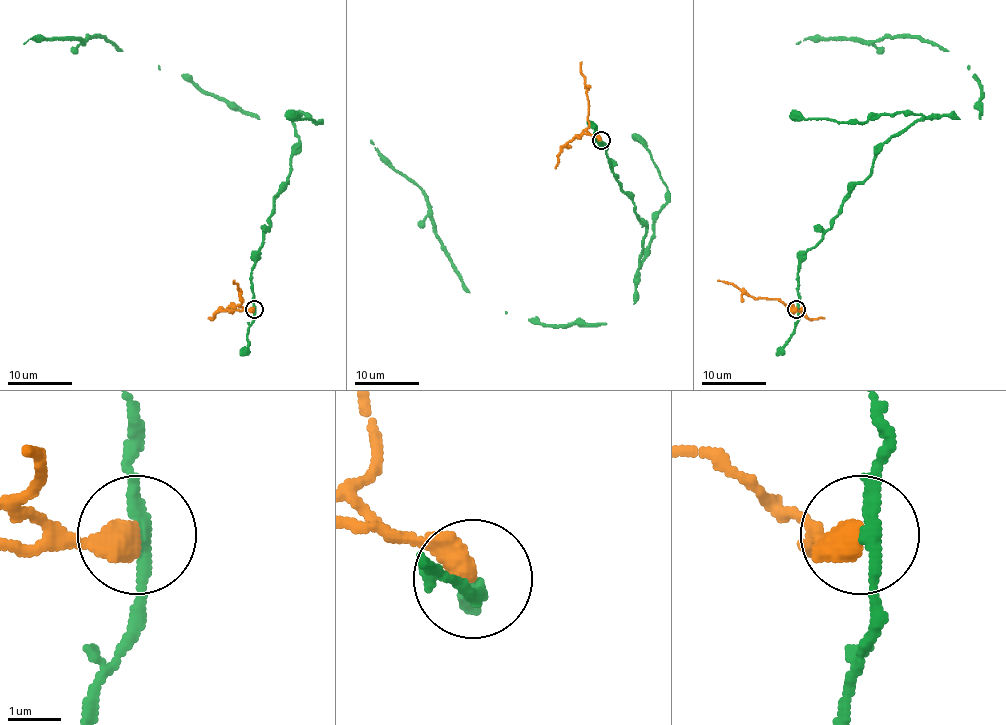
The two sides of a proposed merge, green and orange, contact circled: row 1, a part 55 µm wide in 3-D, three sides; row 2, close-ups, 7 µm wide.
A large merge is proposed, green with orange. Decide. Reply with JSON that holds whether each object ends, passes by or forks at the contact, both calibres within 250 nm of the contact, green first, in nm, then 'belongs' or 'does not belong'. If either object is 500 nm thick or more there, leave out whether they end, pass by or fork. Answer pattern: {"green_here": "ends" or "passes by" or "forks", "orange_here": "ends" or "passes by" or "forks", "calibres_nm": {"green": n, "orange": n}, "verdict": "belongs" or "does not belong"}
{"calibres_nm": {"green": 220, "orange": 500}, "verdict": "does not belong"}

